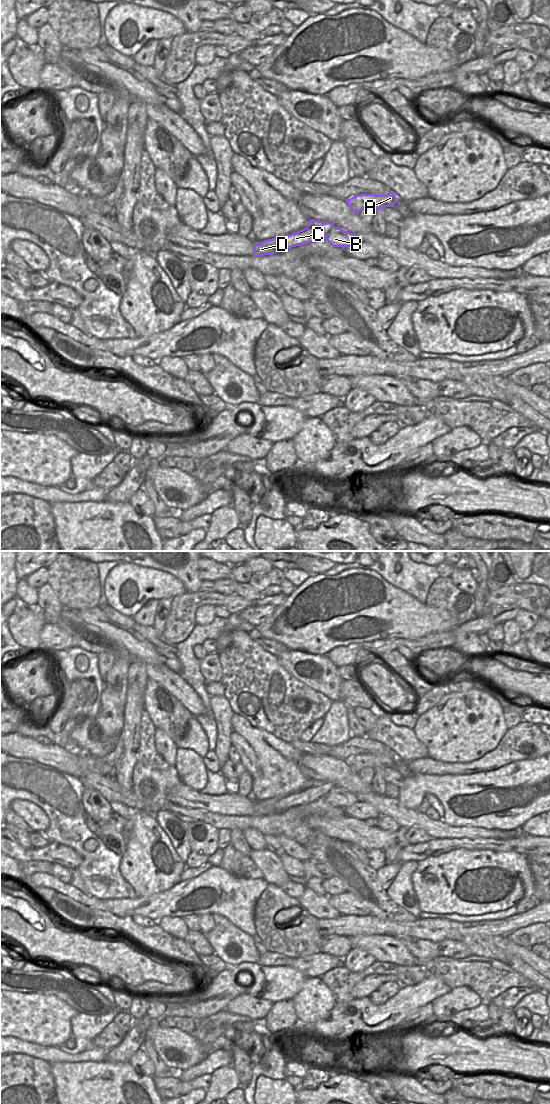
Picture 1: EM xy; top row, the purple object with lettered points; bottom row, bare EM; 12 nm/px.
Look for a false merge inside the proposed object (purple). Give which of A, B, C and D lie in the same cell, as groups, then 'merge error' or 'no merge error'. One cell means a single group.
A C D / B; merge error

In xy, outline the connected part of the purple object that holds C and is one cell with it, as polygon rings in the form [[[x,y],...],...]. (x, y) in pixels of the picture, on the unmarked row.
[[[297,791],[290,795],[279,796],[277,798],[264,800],[262,802],[256,802],[253,808],[253,816],[270,815],[276,812],[288,810],[292,807],[302,806],[313,801],[314,800],[304,801],[302,793]]]

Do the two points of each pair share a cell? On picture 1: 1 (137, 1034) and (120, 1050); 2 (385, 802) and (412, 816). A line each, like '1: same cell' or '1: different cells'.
1: same cell
2: same cell

